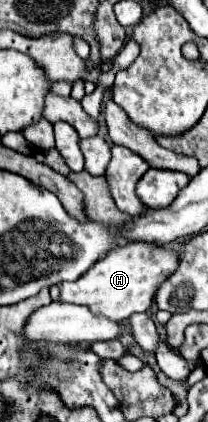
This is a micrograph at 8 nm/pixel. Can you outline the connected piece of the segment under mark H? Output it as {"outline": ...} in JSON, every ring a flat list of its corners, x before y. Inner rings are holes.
{"outline":[[128,242,124,246,112,248,104,258,98,260,86,274,74,282,60,284,62,302,90,306,94,314,114,318,116,322,128,320,136,312,146,312,152,304,152,298,158,286,176,272,180,256,176,250,150,244,150,242]]}

